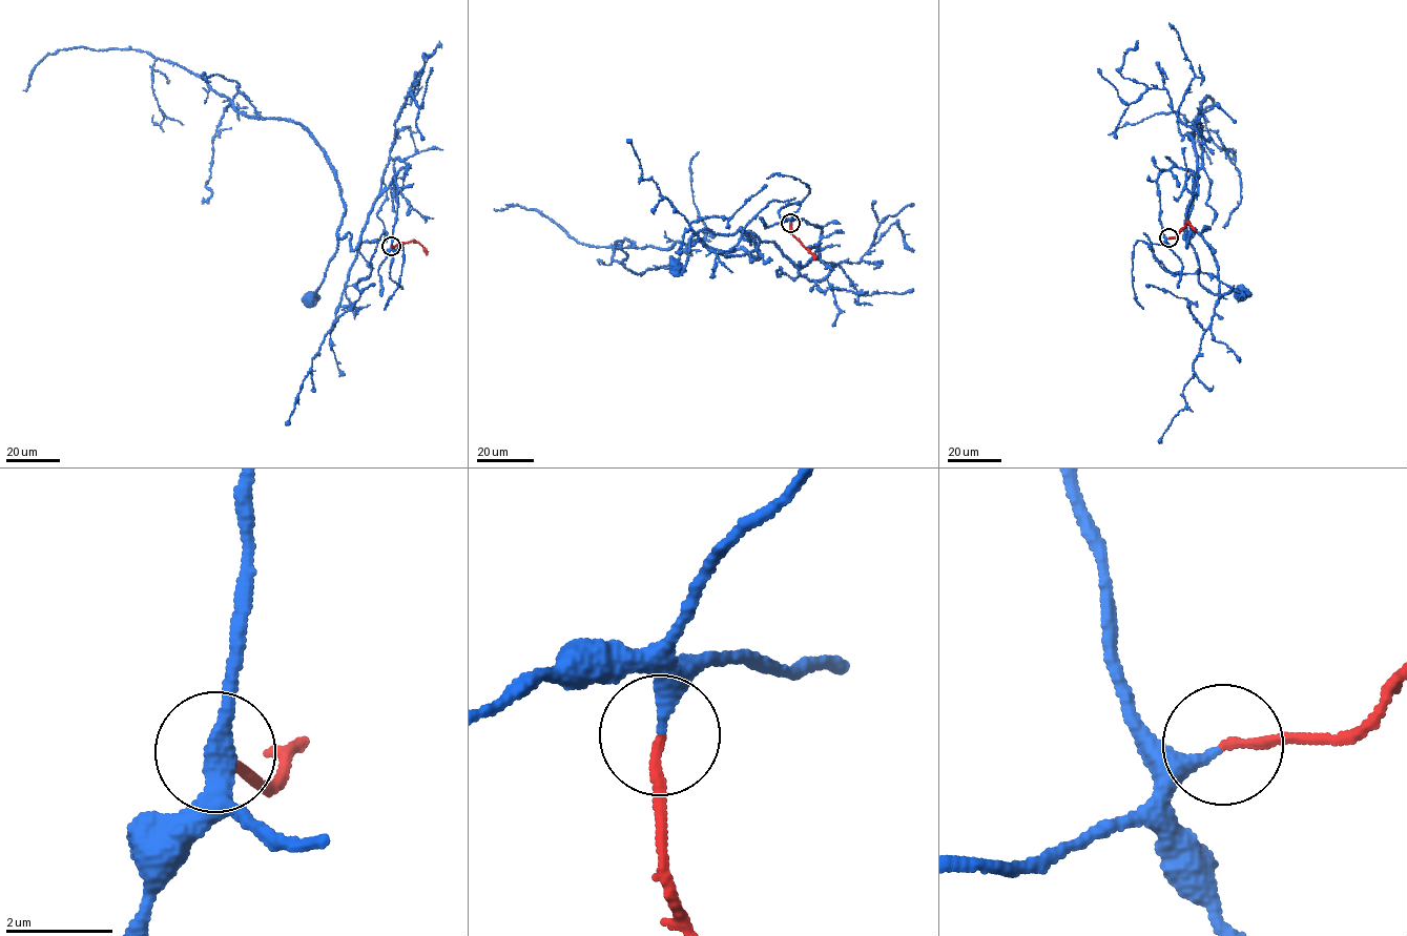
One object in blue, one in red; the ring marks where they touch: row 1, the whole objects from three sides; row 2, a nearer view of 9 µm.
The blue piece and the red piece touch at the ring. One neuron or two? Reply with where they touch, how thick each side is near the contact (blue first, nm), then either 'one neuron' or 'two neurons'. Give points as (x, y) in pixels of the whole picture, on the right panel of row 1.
(1168, 237) | 280/170 nm | one neuron

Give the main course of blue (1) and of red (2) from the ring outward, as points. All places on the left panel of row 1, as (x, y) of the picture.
1: (391, 247), (393, 175), (358, 247), (351, 250), (349, 232), (337, 237), (319, 298), (309, 300)
2: (391, 246), (417, 242), (426, 255)

